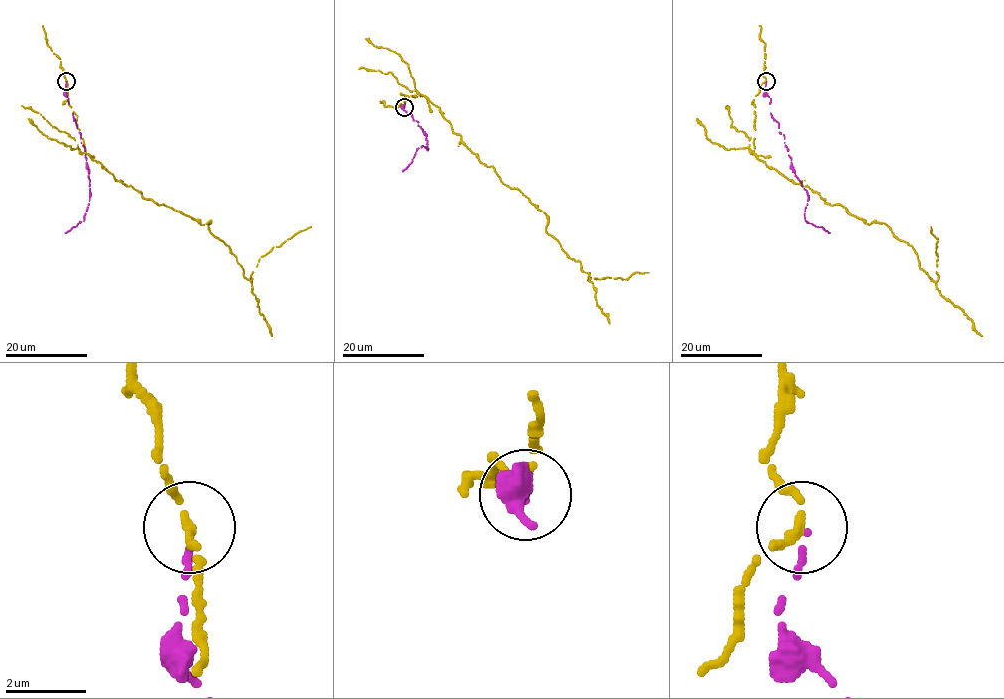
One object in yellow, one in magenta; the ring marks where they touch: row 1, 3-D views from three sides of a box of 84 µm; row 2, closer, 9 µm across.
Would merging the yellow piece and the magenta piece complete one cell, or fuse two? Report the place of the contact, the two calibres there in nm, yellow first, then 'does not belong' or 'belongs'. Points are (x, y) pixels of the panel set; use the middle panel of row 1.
place (404, 107); calibres 200 and 140 nm; does not belong

